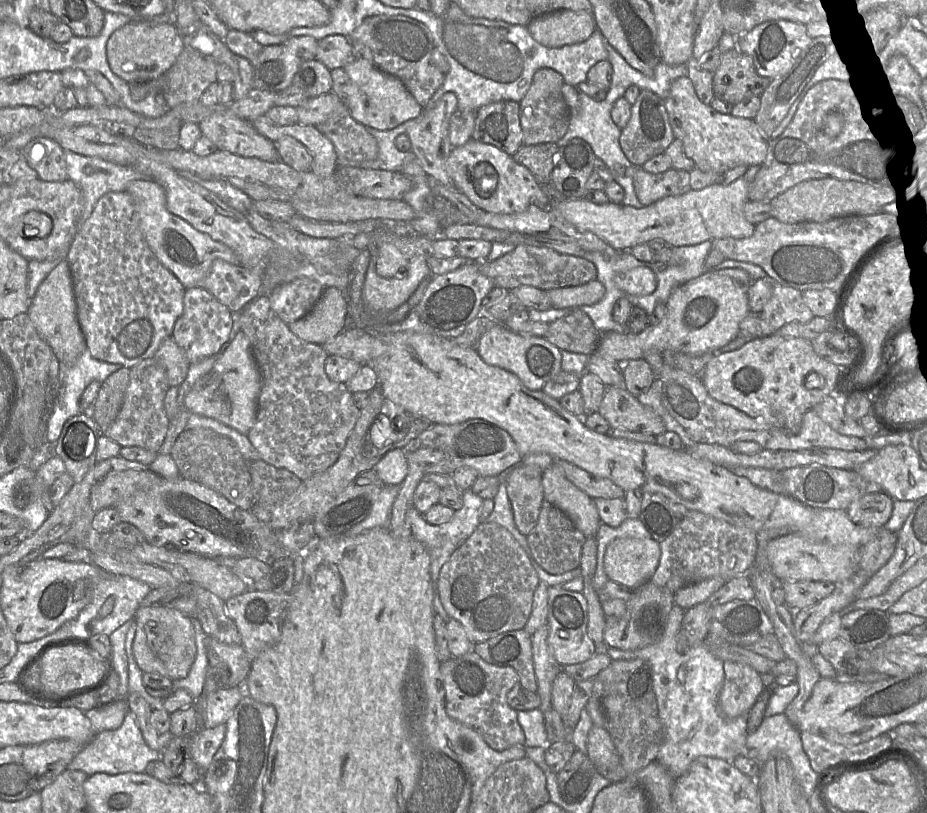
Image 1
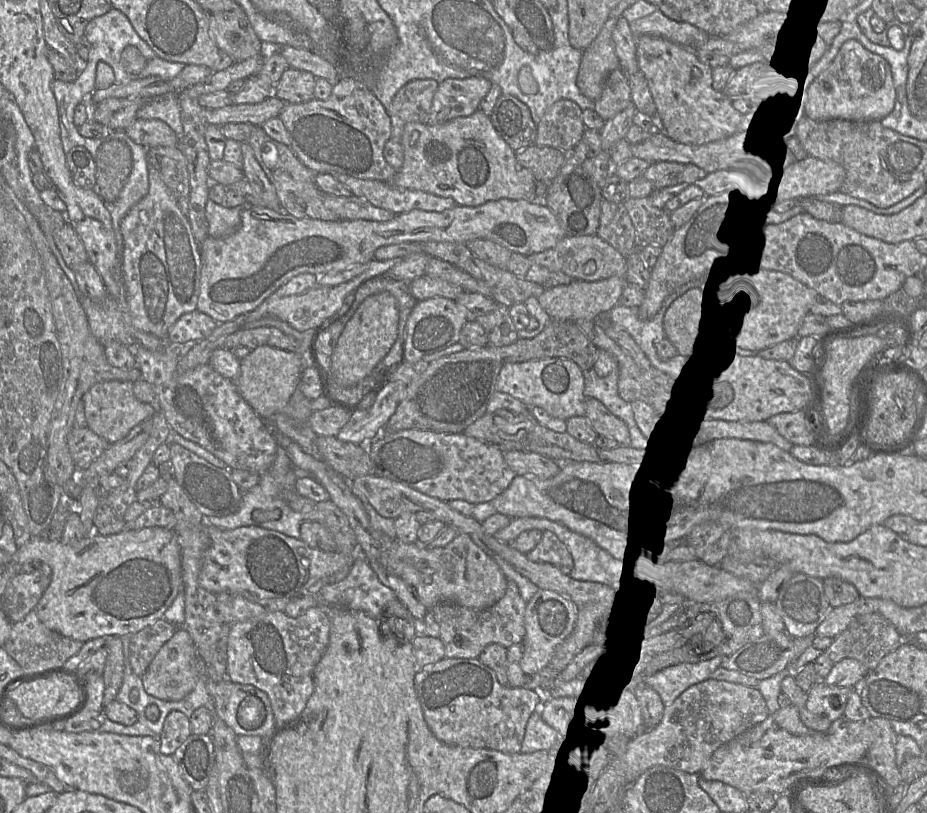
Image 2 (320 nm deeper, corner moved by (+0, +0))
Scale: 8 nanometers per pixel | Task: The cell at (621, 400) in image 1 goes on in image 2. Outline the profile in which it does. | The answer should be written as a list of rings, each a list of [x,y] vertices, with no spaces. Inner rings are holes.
[[[586,398],[584,406],[585,417],[597,434],[612,438],[619,445],[629,445],[628,429],[621,419],[595,398]]]

